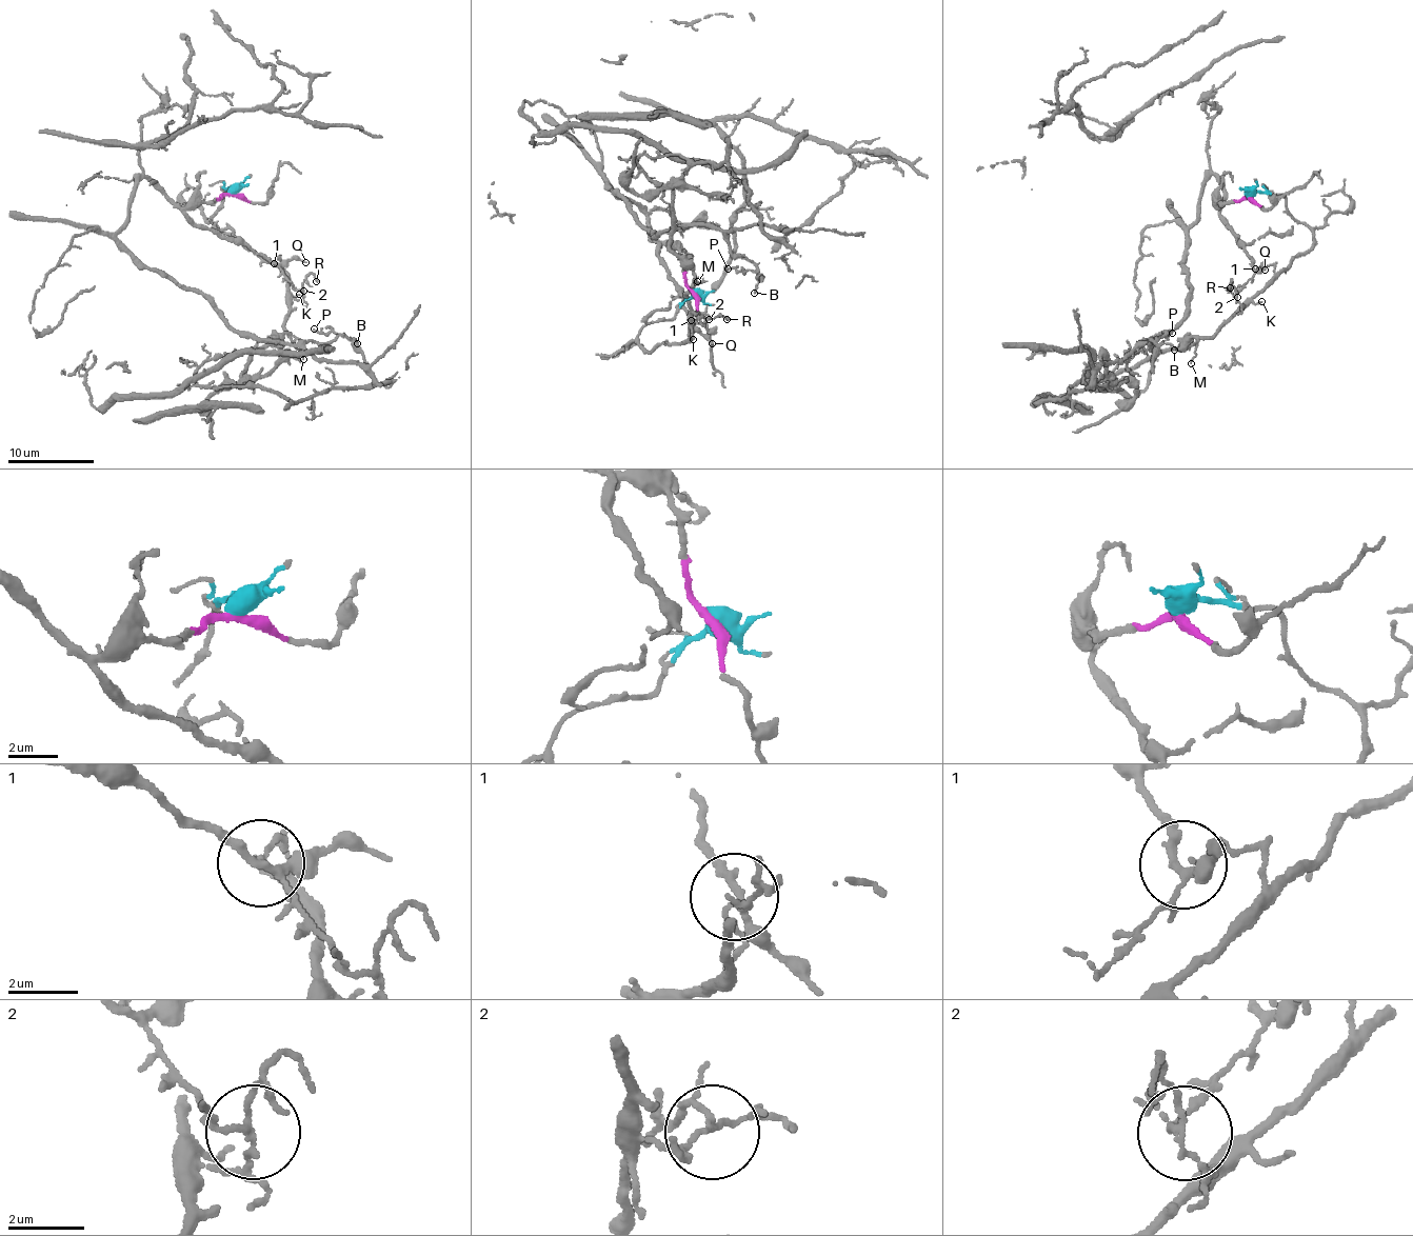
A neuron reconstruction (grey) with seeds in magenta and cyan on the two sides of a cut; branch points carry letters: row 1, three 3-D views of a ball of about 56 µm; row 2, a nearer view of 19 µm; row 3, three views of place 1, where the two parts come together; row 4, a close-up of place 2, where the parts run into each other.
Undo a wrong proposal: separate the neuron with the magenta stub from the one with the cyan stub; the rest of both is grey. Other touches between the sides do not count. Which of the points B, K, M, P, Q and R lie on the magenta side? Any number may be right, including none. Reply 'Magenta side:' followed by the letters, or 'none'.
Magenta side: B, P, Q

